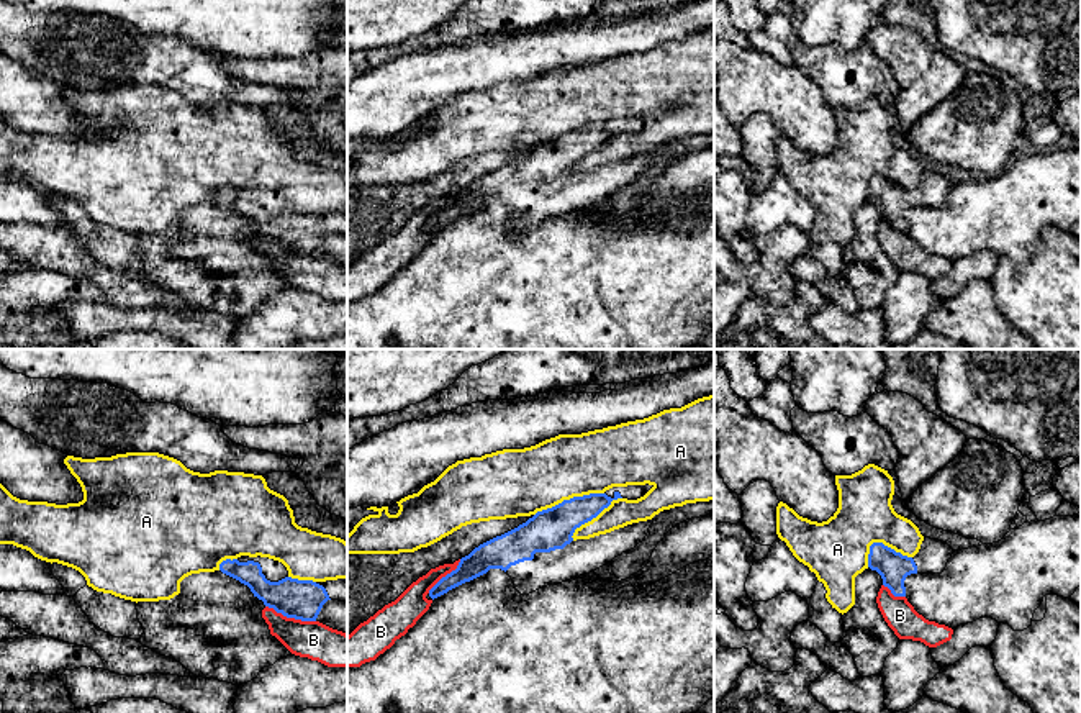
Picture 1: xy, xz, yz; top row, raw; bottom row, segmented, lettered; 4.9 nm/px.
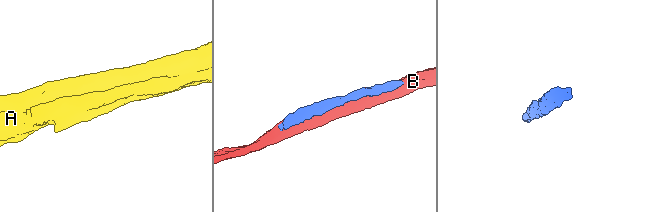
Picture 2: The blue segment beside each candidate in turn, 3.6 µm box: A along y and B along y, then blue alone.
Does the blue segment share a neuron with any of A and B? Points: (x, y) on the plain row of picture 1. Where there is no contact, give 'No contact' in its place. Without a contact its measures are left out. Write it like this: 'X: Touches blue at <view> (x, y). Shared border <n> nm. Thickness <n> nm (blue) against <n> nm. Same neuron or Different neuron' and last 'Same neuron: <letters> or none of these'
A: Touches blue at xz (570, 131). Shared border 360 nm. Thickness 200 nm (blue) against 320 nm. Different neuron
B: Touches blue at xy (290, 249). Shared border 260 nm. Thickness 190 nm (blue) against 190 nm. Different neuron
Same neuron: none of these

